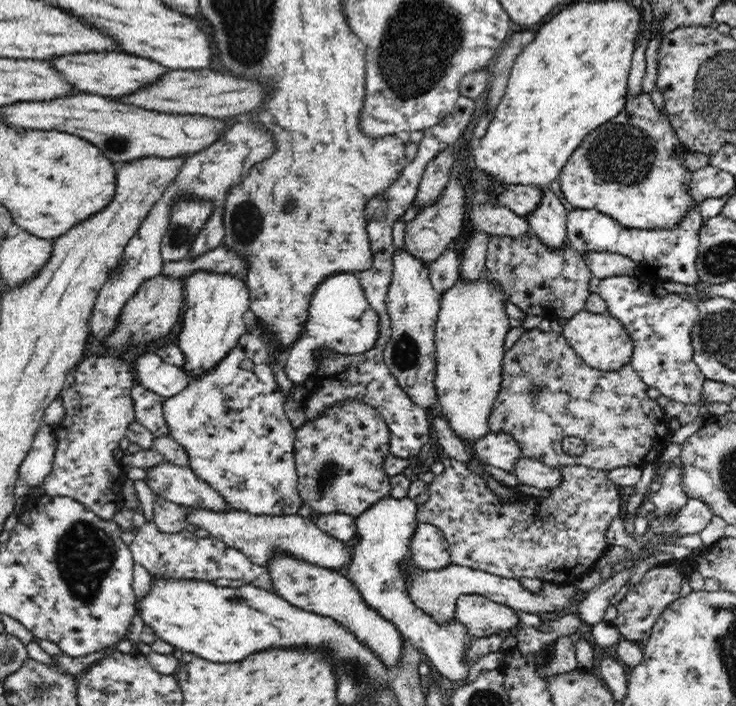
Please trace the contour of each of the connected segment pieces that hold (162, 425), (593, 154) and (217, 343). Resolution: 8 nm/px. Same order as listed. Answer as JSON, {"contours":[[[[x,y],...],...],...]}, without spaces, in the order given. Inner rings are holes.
{"contours":[[[[136,379],[130,390],[130,396],[134,403],[135,421],[148,429],[155,438],[171,436],[170,429],[164,419],[163,396],[148,390]]],[[[643,89],[635,95],[627,93],[624,110],[620,110],[612,120],[595,128],[572,154],[571,160],[560,174],[560,186],[573,208],[598,210],[628,228],[673,229],[692,210],[700,212],[702,206],[702,202],[696,201],[690,192],[694,172],[685,165],[686,152],[686,147],[675,133],[671,118],[664,108],[655,107],[650,93]]],[[[200,270],[186,279],[186,304],[181,320],[182,329],[178,336],[178,346],[185,354],[183,369],[188,376],[191,378],[200,376],[206,370],[210,370],[212,366],[216,366],[216,362],[220,362],[220,358],[224,358],[224,355],[228,354],[228,351],[236,344],[237,338],[247,333],[244,313],[250,308],[250,296],[250,289],[243,274],[234,275],[228,271],[218,273]]]]}

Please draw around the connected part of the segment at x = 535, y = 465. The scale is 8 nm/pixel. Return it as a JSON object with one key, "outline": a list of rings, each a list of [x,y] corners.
{"outline":[[[528,457],[517,462],[514,473],[524,485],[535,486],[542,490],[559,488],[559,484],[563,483],[562,473],[558,469]]]}

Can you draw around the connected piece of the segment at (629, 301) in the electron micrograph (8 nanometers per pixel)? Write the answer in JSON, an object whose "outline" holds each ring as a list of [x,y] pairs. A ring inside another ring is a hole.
{"outline":[[[625,275],[602,279],[597,292],[607,302],[608,314],[624,325],[633,340],[629,363],[649,388],[658,388],[662,396],[670,400],[690,404],[702,402],[707,378],[693,361],[691,345],[691,328],[700,318],[698,305],[662,287],[654,287],[650,282]]]}

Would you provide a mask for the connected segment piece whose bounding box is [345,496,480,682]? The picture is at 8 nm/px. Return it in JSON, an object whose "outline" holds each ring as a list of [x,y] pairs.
{"outline":[[[384,496],[354,517],[357,543],[350,550],[345,572],[366,604],[384,619],[396,624],[405,640],[410,641],[440,674],[452,682],[464,681],[469,669],[480,662],[480,658],[465,661],[471,642],[477,638],[472,637],[468,627],[456,618],[438,623],[431,614],[426,614],[412,602],[407,589],[411,581],[409,572],[414,567],[411,540],[419,525],[418,508],[414,499]]]}

